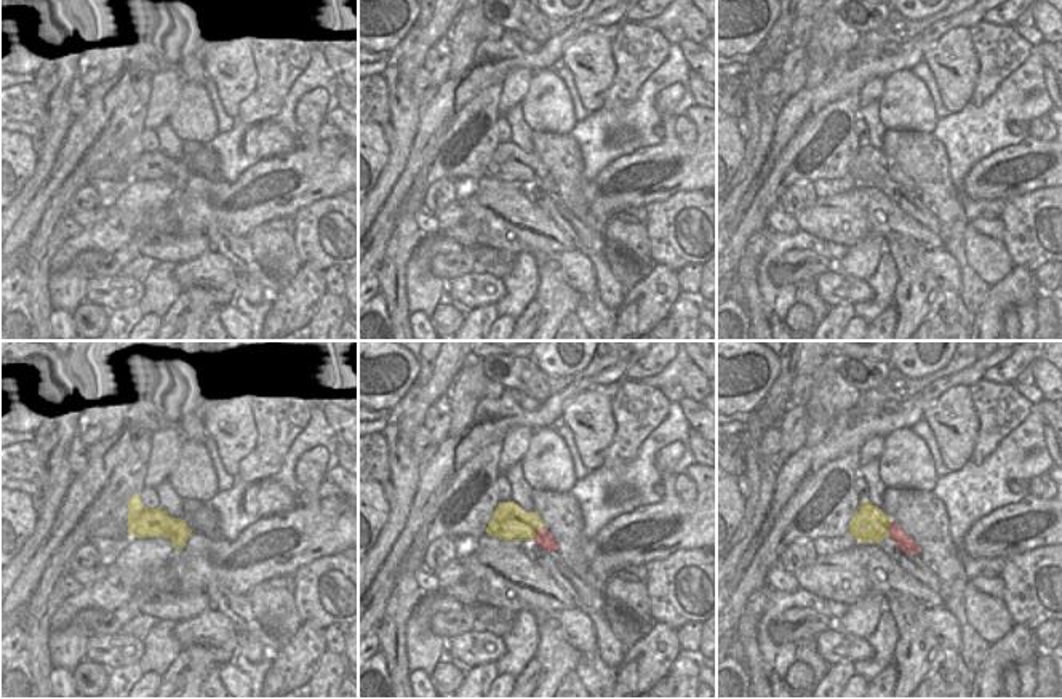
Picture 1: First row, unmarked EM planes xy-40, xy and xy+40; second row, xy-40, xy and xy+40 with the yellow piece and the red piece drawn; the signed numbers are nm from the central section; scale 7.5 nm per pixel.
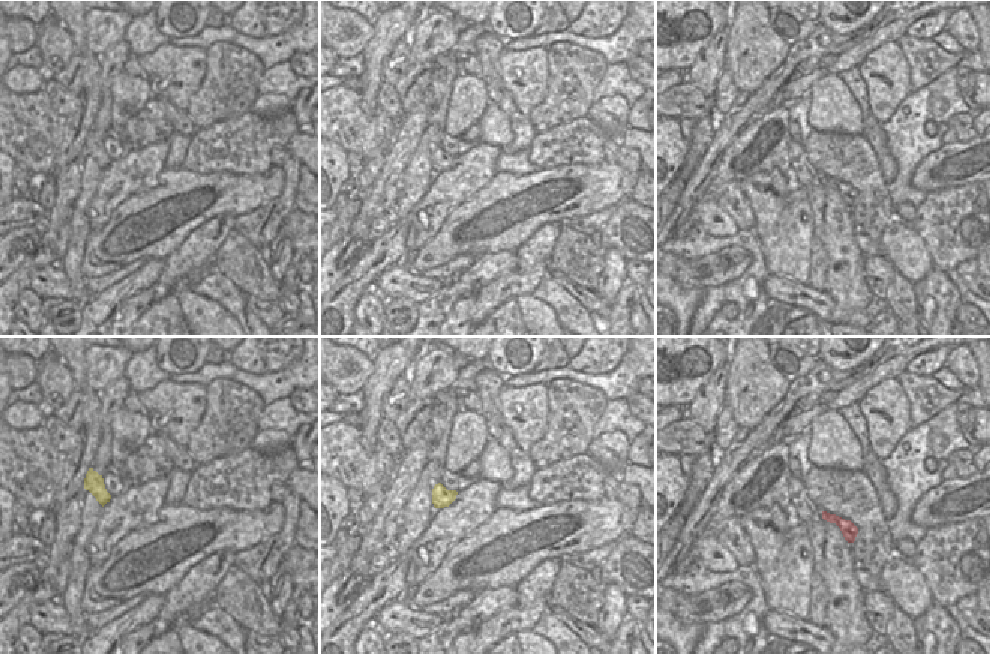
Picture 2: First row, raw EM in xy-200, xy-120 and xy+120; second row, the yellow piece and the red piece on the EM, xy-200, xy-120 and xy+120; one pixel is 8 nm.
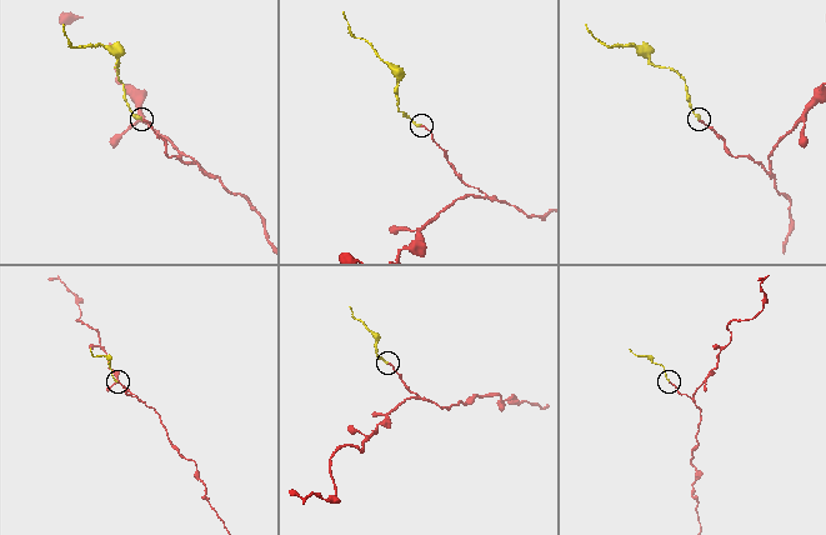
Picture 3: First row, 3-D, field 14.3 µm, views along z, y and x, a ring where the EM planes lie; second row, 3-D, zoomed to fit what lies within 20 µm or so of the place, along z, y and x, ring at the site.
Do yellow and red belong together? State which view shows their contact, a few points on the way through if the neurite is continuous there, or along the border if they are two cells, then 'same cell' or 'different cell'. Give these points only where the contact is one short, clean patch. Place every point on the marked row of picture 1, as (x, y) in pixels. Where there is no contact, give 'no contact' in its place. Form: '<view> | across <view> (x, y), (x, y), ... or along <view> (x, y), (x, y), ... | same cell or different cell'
xy | across xy (509, 522), (528, 525), (534, 531), (542, 538) | same cell

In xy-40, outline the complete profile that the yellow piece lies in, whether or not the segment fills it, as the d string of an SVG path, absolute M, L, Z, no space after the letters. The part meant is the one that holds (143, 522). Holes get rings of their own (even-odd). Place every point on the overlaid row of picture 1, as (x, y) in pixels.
M134 491L128 502L128 533L134 537L170 537L182 549L192 529L182 518L170 517L162 507L147 509Z

